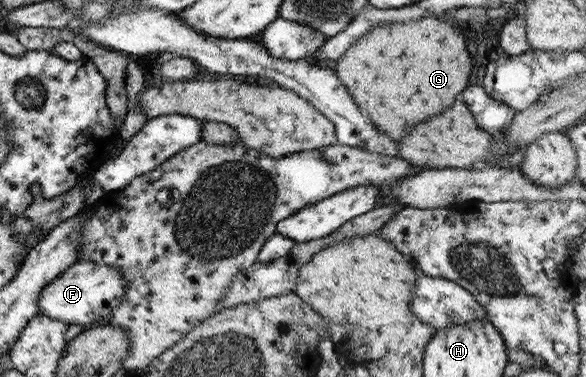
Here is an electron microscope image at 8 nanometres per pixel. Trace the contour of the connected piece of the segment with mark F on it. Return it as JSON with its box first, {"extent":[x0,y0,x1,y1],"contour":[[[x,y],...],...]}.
{"extent":[38,260,126,325],"contour":[[[79,260],[46,283],[39,292],[38,313],[67,323],[85,325],[92,321],[103,322],[126,295],[126,281],[119,268],[101,262]]]}

